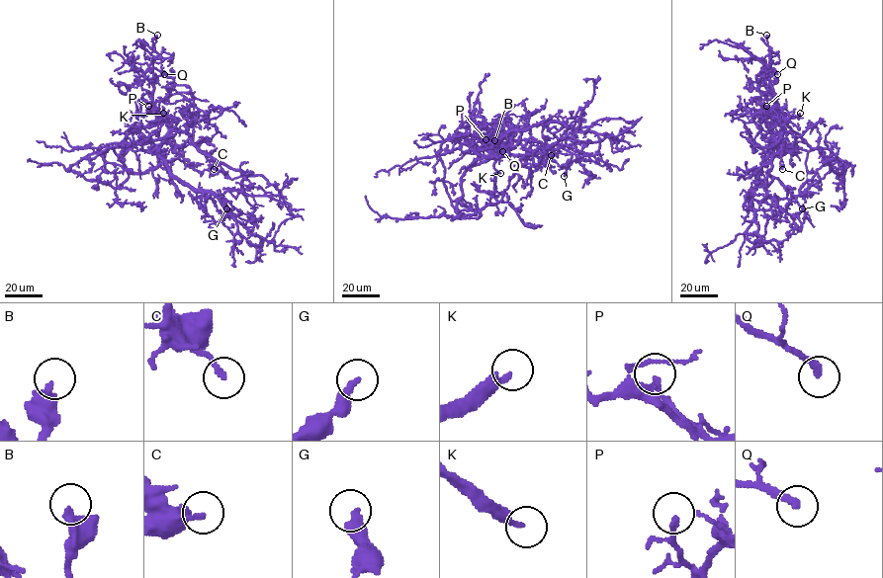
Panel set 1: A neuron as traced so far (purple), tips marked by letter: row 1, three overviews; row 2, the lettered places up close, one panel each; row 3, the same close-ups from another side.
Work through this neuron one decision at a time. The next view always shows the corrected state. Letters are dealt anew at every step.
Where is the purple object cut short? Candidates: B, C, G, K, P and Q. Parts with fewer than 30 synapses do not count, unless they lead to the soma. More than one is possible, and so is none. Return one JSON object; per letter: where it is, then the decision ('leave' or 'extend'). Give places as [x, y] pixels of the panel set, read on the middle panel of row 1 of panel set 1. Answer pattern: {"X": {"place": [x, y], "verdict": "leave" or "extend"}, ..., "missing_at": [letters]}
{"B": {"place": [494, 140], "verdict": "leave"}, "C": {"place": [551, 155], "verdict": "leave"}, "G": {"place": [564, 176], "verdict": "leave"}, "K": {"place": [500, 173], "verdict": "extend"}, "P": {"place": [485, 139], "verdict": "extend"}, "Q": {"place": [502, 151], "verdict": "extend"}, "missing_at": ["K", "P", "Q"]}

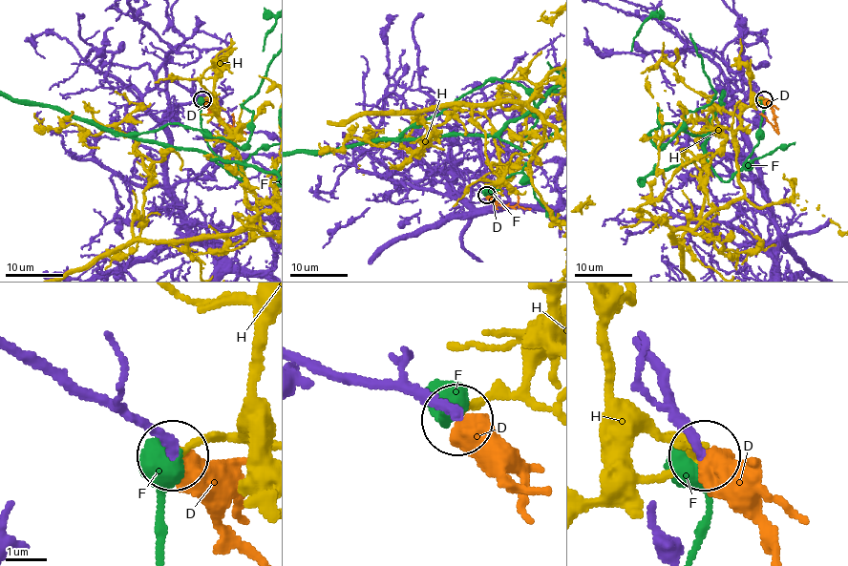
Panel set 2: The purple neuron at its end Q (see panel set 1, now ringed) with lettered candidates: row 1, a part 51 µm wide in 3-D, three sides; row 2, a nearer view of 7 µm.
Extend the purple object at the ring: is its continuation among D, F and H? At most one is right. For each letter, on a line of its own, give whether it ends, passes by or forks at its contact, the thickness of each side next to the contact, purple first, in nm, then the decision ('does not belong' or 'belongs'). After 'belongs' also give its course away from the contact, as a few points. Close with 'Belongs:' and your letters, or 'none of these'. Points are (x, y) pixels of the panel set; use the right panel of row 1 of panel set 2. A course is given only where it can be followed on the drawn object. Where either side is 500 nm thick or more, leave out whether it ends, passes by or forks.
D: 260 nm thick on the purple side, 600 nm on the other; belongs; it runs (763, 98), (773, 112), (774, 124), (759, 115)
F: 280 nm thick on the purple side, 800 nm on the other; does not belong
H: it ends there; 260 nm thick on the purple side, 180 nm on the other; does not belong
Belongs: D

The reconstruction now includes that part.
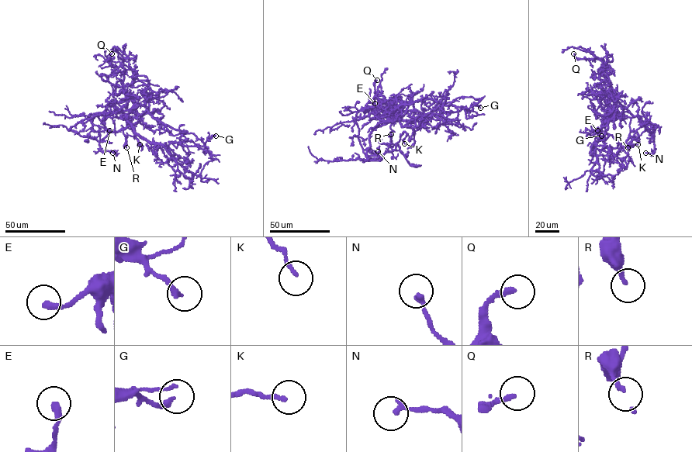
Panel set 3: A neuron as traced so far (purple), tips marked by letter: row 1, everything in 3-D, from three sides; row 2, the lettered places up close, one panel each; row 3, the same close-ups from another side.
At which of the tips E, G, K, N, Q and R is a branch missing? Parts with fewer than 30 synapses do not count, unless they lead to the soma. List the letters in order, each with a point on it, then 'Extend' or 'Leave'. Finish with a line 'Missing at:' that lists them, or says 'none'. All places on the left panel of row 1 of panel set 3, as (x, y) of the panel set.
E: Place: (109, 130). Leave
G: Place: (216, 136). Leave
K: Place: (140, 144). Leave
N: Place: (112, 153). Leave
Q: Place: (112, 53). Leave
R: Place: (126, 147). Leave
Missing at: none

